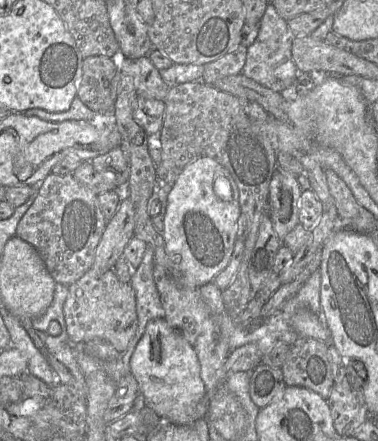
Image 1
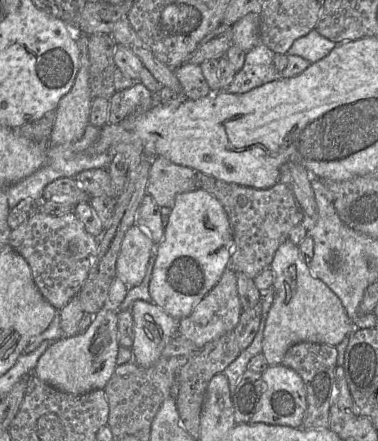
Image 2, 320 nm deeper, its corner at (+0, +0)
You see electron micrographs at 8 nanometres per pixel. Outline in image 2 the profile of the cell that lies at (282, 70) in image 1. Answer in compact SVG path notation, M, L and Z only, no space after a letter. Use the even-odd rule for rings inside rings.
M259 42L246 53L243 67L235 74L227 87L231 94L243 94L280 78L273 59L275 53L265 44Z

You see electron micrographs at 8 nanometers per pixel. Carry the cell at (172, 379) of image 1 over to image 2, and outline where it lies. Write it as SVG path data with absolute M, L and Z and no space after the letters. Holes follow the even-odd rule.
M136 300L130 308L133 317L133 361L149 368L159 359L168 342L178 334L179 320L154 303Z

